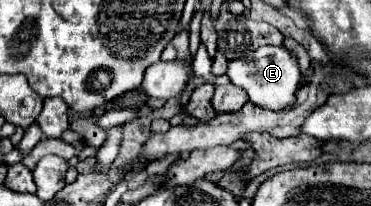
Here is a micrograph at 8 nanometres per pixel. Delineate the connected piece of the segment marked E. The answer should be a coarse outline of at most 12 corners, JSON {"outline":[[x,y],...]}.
{"outline":[[285,46],[229,60],[227,76],[249,100],[281,110],[301,72]]}

